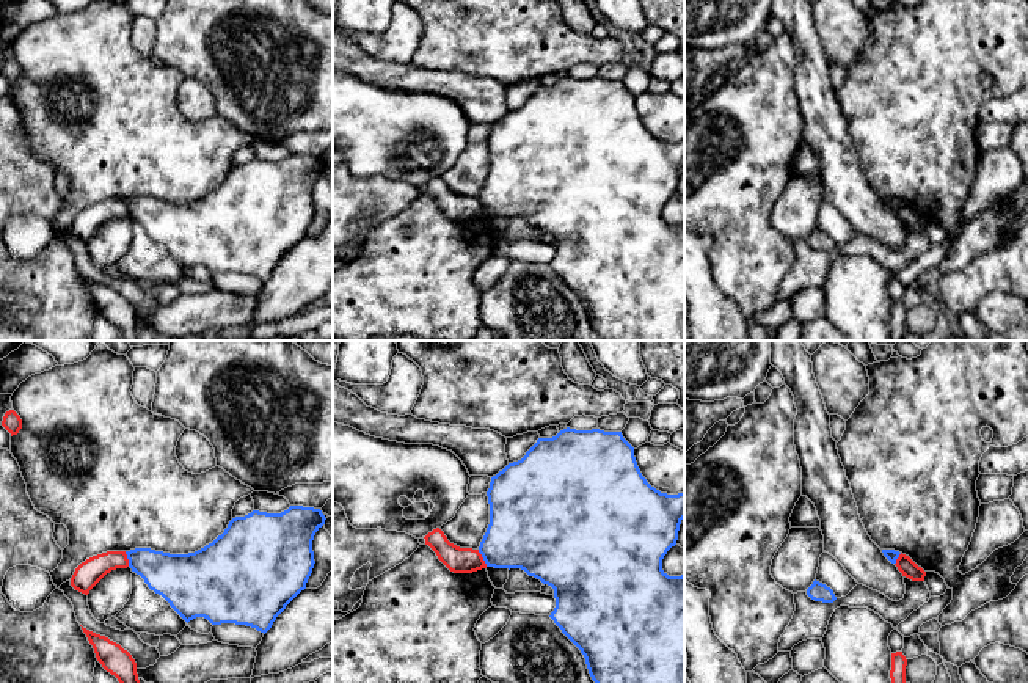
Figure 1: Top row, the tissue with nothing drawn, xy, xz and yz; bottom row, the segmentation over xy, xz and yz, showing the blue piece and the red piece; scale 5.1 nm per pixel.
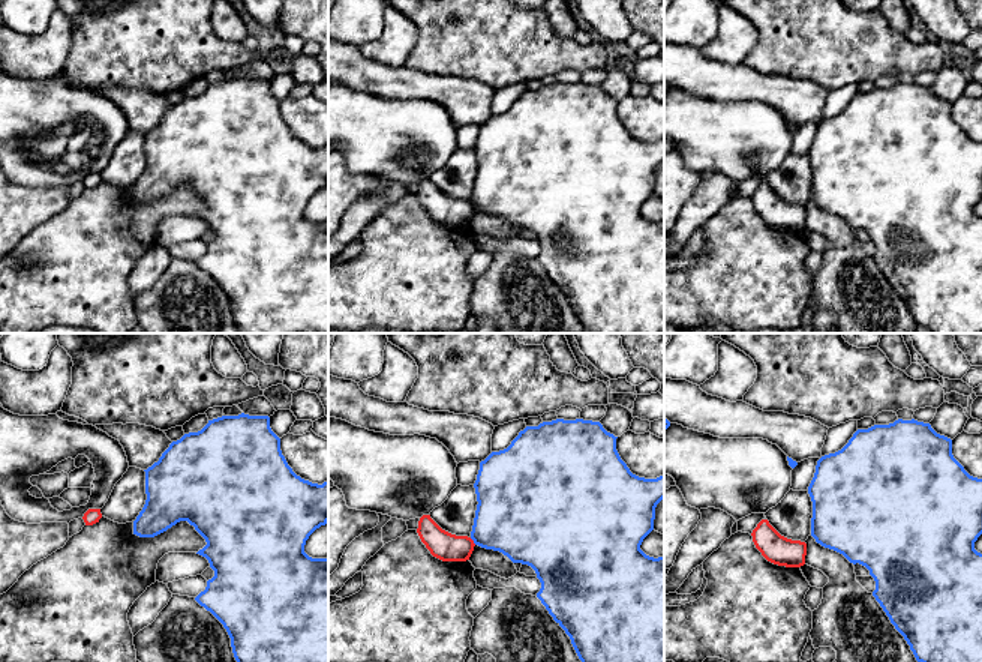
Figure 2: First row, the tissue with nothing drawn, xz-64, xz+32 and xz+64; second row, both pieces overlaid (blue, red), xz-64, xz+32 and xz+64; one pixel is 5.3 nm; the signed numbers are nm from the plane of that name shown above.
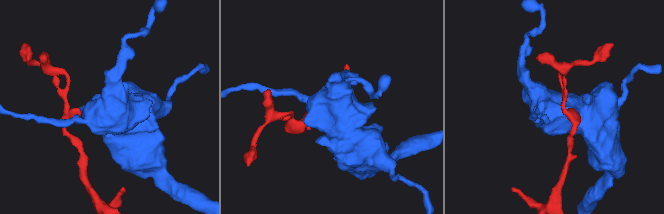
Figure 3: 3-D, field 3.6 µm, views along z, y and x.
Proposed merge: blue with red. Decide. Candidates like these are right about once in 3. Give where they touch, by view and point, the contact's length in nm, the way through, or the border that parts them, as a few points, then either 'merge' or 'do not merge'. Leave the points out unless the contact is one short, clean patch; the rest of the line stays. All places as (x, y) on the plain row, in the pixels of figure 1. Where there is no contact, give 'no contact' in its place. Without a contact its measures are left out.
meets blue in xz at (482, 204); contact 100 nm long; border along xz (477, 198), (487, 214); do not merge

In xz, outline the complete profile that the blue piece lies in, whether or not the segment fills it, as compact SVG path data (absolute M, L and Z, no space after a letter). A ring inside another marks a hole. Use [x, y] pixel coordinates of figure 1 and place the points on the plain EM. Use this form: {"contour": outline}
{"contour": "M567 75L552 86L538 86L521 108L509 111L493 124L487 144L490 173L479 195L487 215L521 217L554 237L556 256L549 265L581 298L592 328L603 341L684 341L684 223L669 225L662 218L662 207L676 193L680 173L684 166L684 140L667 143L651 135L637 115L634 96L622 80Z"}

